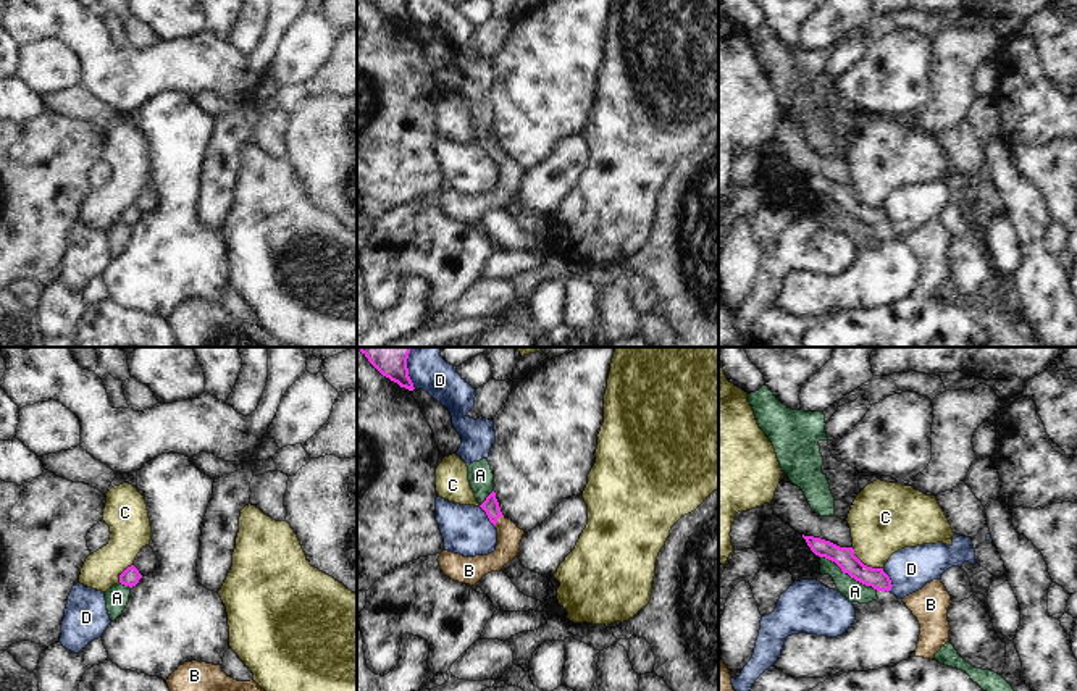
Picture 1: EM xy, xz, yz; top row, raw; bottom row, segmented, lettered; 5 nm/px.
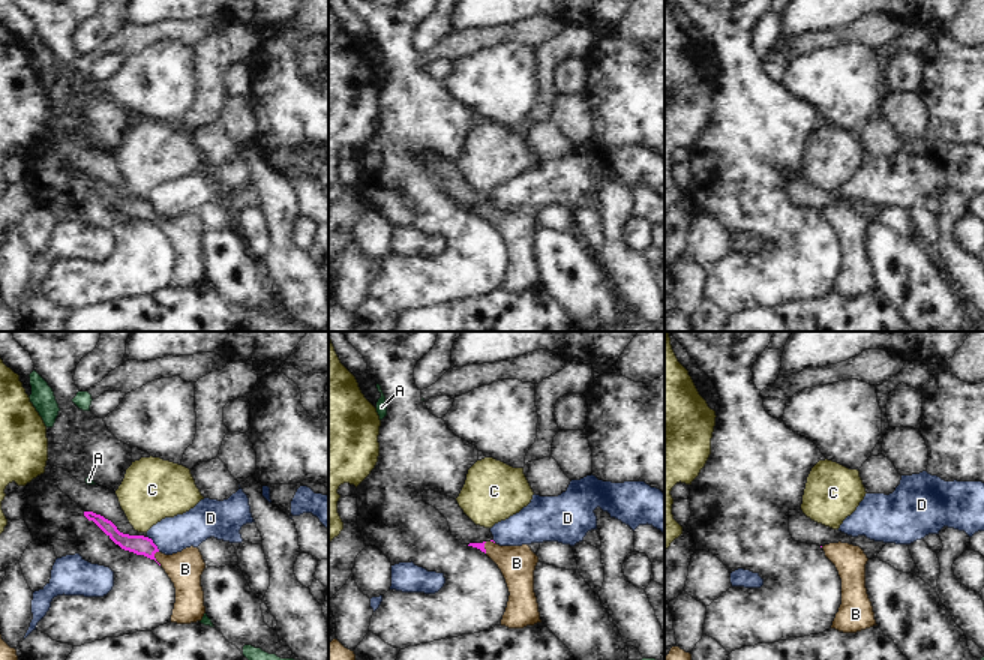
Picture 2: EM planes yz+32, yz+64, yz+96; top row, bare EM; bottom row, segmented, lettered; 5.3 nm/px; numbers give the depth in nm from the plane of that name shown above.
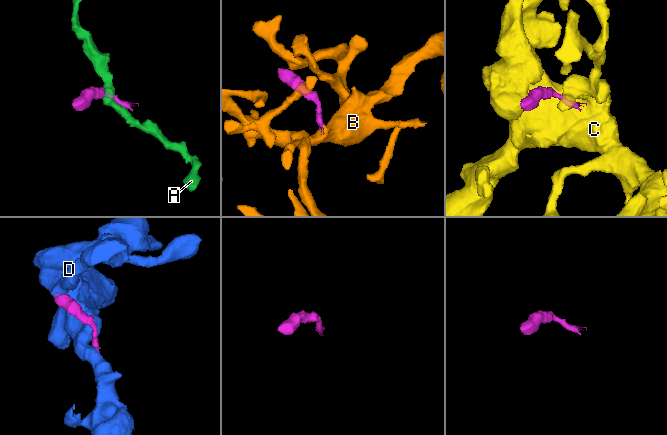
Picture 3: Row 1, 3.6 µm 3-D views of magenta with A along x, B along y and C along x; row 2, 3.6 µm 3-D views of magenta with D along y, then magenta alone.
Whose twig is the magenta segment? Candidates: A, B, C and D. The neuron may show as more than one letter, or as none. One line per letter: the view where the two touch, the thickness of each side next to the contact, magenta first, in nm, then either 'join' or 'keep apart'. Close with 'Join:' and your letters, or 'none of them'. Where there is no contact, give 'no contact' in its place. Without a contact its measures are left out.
A: contact in yz; calibres 100 and 110 nm; keep apart
B: contact in xz; calibres 80 and 130 nm; join
C: contact in yz; calibres 100 and 340 nm; keep apart
D: contact in yz; calibres 100 and 220 nm; keep apart
Join: B

